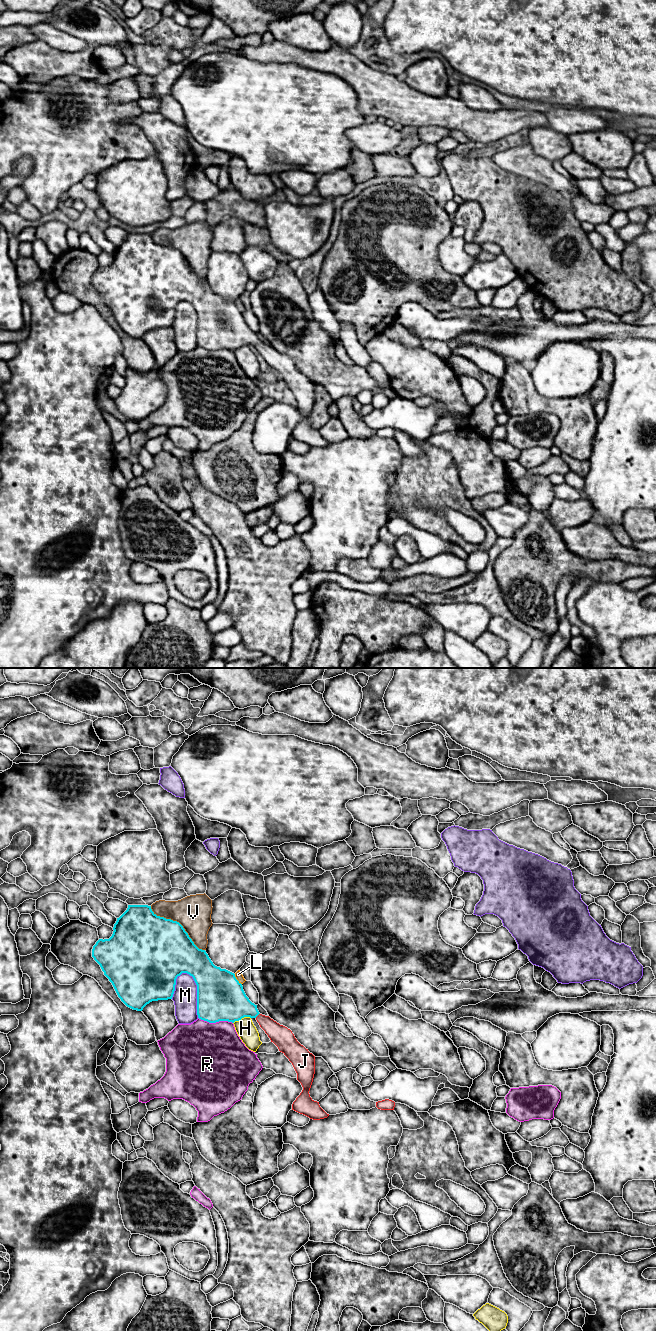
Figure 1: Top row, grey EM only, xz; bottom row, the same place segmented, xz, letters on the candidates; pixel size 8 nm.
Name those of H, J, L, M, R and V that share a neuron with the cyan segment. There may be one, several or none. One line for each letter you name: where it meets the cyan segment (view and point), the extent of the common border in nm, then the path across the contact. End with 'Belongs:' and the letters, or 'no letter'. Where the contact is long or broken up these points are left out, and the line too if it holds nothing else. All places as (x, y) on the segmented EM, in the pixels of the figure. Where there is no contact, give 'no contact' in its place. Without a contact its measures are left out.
J: xz (257, 1015) | 50 nm | across xz (229, 1002), (249, 1009), (257, 1015), (280, 1035)
Belongs: J

